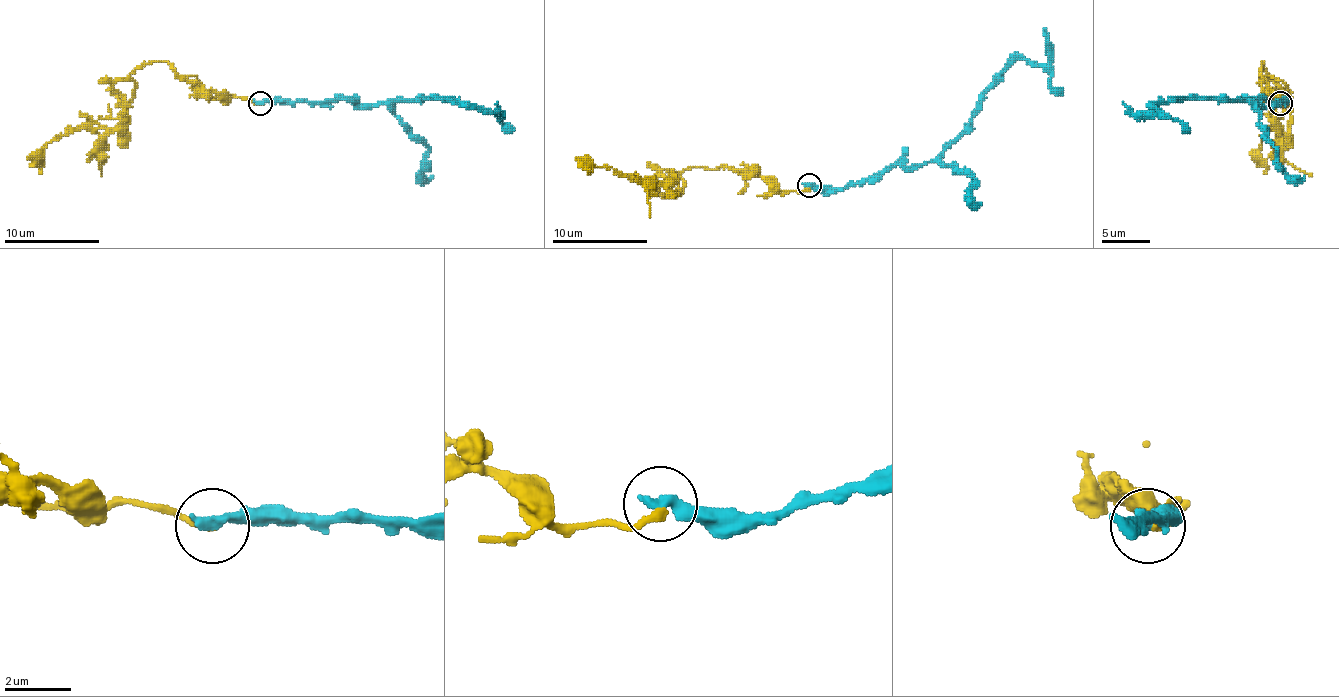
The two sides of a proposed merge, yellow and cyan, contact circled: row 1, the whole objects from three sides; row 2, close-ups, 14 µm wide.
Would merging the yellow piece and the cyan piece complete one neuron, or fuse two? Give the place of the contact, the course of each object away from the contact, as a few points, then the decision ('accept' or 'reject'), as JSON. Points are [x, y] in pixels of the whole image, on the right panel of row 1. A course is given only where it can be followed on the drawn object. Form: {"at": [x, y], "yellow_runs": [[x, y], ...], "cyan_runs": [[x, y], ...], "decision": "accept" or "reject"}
{"at": [1280, 103], "yellow_runs": [[1280, 104], [1285, 97], [1271, 92], [1261, 61], [1278, 118], [1261, 135], [1264, 173]], "cyan_runs": [[1280, 104], [1283, 102], [1256, 104], [1190, 99], [1159, 102], [1154, 106], [1156, 114], [1135, 114], [1123, 102]], "decision": "reject"}

